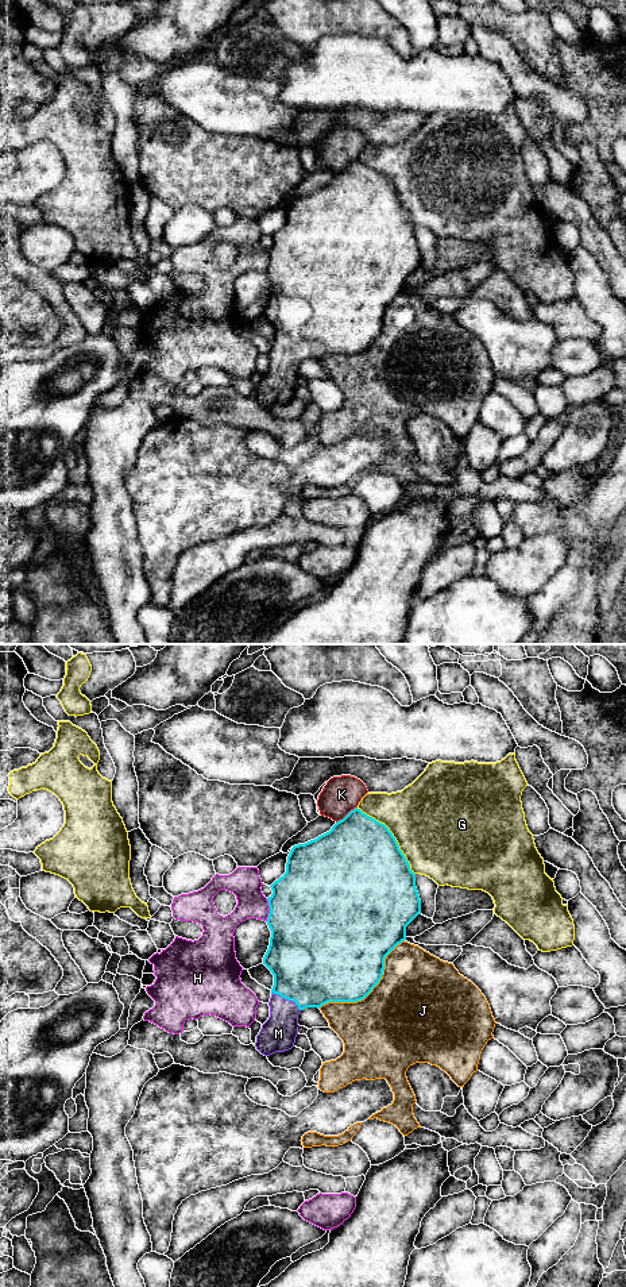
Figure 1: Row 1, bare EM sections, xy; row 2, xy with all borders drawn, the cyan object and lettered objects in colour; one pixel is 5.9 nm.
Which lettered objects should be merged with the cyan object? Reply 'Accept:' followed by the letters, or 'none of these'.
Accept: M

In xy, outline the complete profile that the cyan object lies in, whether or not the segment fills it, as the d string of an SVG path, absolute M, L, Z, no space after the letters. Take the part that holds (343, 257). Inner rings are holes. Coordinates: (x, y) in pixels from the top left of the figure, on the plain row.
M355 159L343 172L337 173L332 181L314 192L305 196L294 197L287 208L286 224L271 238L273 246L267 250L270 265L267 277L271 282L270 297L263 309L263 316L274 327L274 338L268 354L270 369L262 377L256 388L255 398L264 406L270 408L275 404L285 404L294 398L298 386L298 366L306 359L321 359L328 354L358 354L364 351L372 340L379 335L385 321L386 308L402 293L406 292L406 278L421 265L421 251L416 239L416 226L410 221L410 216L399 201L399 197L389 182L389 180Z

